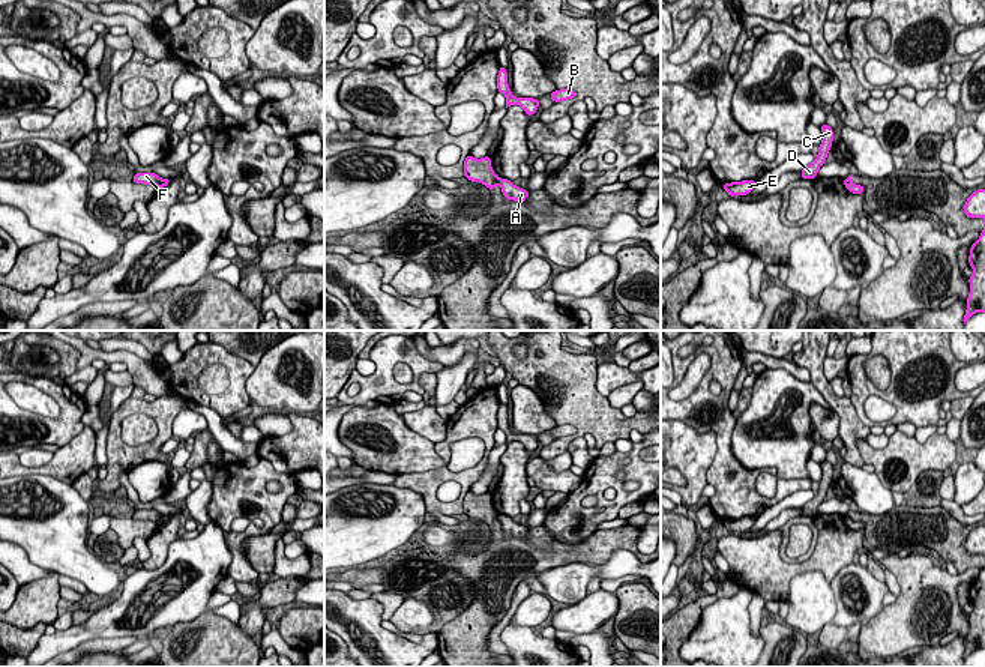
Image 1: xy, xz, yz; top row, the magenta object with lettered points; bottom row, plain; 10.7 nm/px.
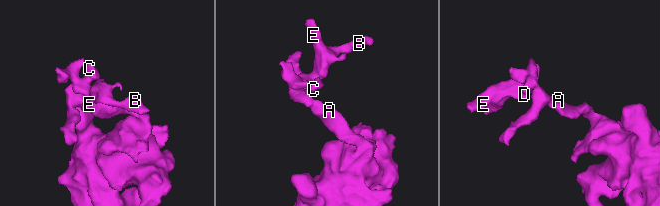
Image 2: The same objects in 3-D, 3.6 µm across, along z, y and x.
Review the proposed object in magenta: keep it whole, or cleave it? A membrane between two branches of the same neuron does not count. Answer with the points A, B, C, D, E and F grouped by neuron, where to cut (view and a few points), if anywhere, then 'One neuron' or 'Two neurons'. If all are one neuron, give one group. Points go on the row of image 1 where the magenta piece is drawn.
Groups: A / B C D E F. Split along xz (499, 178), (496, 182). Two neurons

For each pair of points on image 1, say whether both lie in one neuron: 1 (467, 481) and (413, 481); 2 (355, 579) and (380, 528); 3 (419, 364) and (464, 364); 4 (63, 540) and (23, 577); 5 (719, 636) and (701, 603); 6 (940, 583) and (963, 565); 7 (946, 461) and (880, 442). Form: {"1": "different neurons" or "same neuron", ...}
{"1": "same neuron", "2": "different neurons", "3": "different neurons", "4": "different neurons", "5": "different neurons", "6": "different neurons", "7": "different neurons"}

